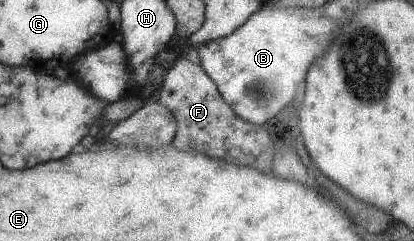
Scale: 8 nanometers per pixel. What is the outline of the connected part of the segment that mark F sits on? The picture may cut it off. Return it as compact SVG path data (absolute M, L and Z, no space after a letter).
M185 54L177 57L171 55L170 59L172 66L165 73L163 84L155 97L175 118L176 130L171 146L175 146L177 150L193 148L205 156L237 166L251 166L261 173L272 175L273 146L267 131L259 124L239 118L225 104L215 84L200 68L199 63L190 62Z

